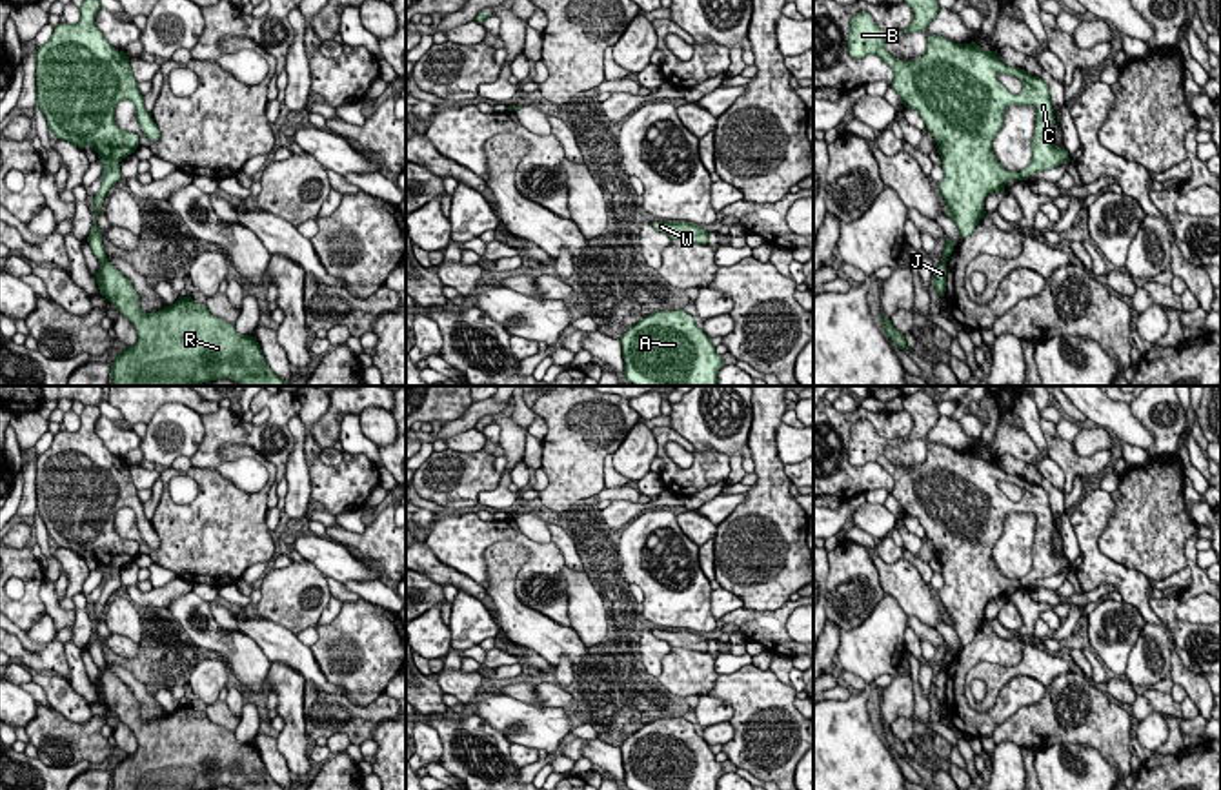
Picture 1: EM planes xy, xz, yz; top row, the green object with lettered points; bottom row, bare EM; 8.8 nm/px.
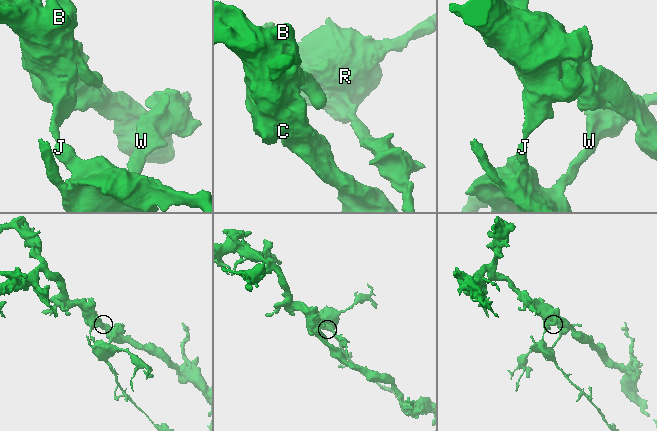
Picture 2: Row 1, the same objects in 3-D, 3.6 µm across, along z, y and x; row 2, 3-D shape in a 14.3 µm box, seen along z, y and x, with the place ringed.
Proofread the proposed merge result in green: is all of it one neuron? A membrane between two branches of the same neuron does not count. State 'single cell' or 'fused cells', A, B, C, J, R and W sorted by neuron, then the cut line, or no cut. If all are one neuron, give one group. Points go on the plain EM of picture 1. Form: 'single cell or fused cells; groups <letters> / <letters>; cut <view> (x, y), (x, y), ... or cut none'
fused cells; groups A B C / J R W; cut xy (106, 668), (100, 672)

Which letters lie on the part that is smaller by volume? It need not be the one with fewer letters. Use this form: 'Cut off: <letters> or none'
Cut off: J, R, W

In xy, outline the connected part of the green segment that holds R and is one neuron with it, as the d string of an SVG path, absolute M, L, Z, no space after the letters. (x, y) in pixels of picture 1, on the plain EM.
M102 670L95 686L100 701L131 728L138 743L135 754L118 759L111 774L113 790L284 790L266 772L257 744L238 743L235 732L211 723L206 712L180 704L160 719L144 721L131 688L111 670Z

